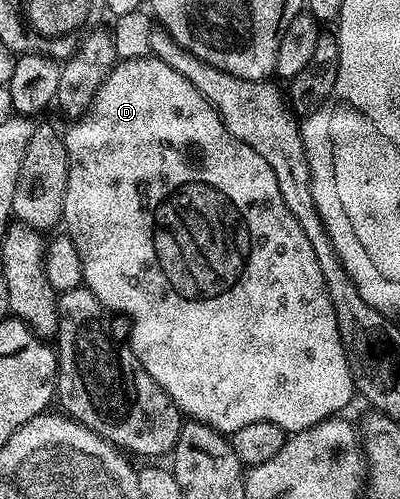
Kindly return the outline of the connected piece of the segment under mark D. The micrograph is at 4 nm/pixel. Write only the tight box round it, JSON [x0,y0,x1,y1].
[62,56,357,436]

